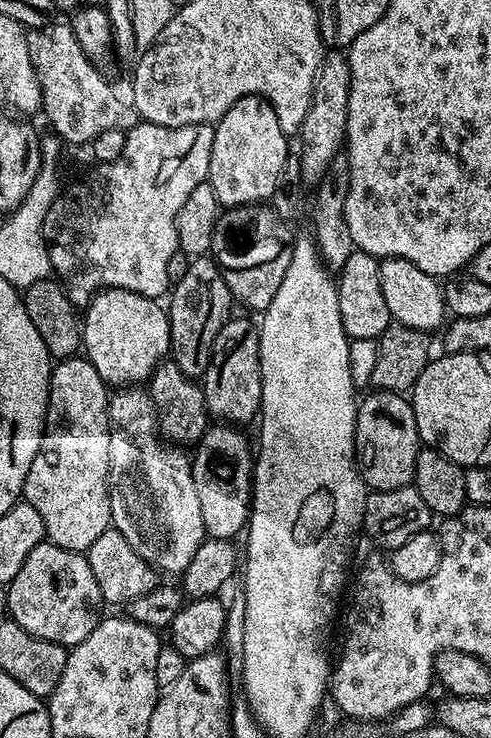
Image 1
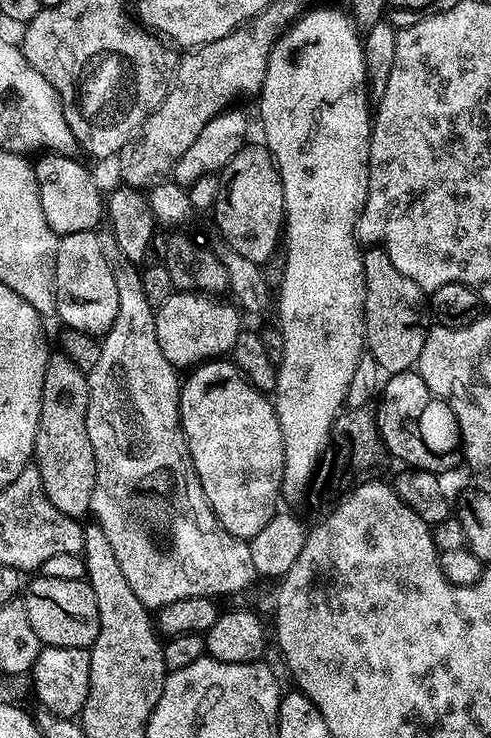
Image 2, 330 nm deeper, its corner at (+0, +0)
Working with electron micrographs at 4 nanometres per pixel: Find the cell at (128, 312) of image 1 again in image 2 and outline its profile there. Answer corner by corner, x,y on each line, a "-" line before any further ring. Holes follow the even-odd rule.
95,231
66,233
60,236
56,255
56,316
61,320
61,325
93,334
107,332
114,318
118,318
118,286
114,286
112,267

